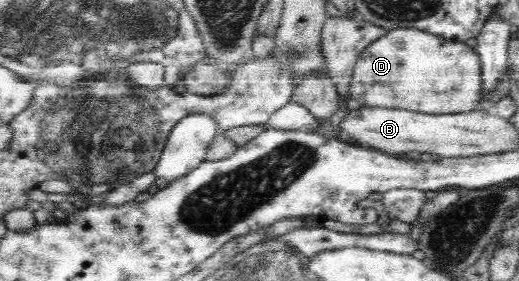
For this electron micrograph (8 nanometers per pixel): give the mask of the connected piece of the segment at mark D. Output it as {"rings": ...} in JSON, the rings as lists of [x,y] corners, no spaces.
{"rings":[[[415,28],[390,29],[369,42],[355,65],[349,91],[362,108],[403,109],[430,115],[473,112],[486,97],[481,58],[475,47]]]}

